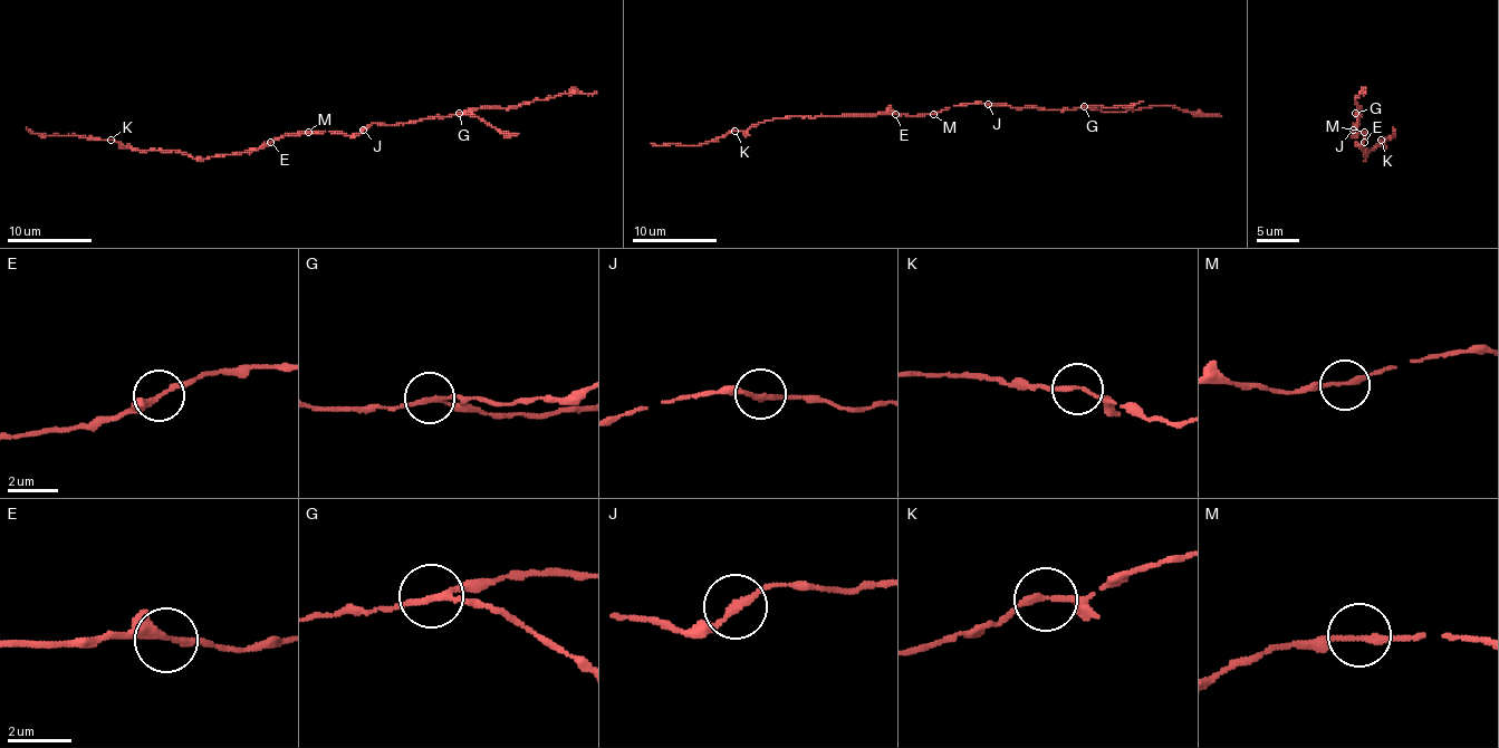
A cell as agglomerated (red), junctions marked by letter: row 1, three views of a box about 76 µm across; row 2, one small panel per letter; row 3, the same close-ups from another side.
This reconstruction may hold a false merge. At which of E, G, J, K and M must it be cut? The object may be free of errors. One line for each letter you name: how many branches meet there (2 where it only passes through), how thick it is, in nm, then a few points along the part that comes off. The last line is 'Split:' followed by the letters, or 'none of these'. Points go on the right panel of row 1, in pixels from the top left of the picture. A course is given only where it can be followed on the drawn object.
G: 2 | 200 nm | (1355, 113), (1355, 133), (1351, 133)
Split: G

